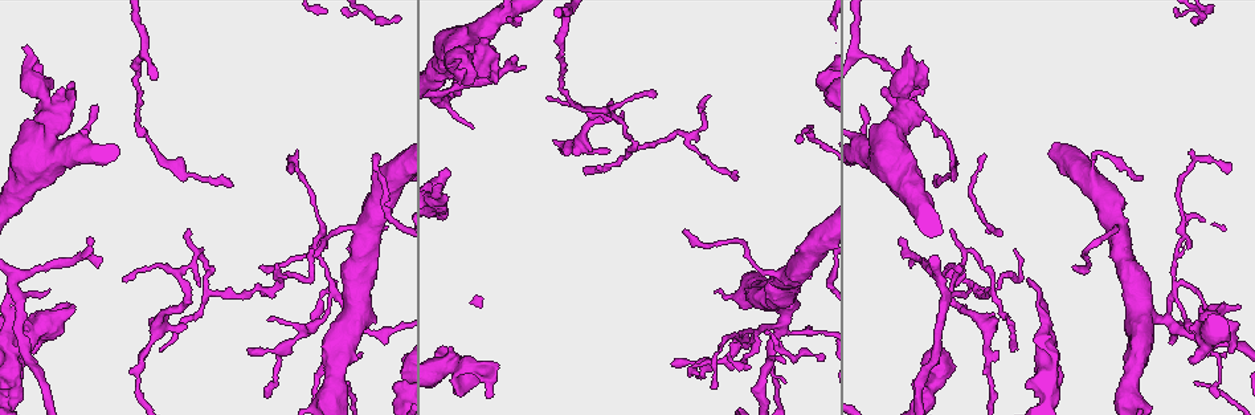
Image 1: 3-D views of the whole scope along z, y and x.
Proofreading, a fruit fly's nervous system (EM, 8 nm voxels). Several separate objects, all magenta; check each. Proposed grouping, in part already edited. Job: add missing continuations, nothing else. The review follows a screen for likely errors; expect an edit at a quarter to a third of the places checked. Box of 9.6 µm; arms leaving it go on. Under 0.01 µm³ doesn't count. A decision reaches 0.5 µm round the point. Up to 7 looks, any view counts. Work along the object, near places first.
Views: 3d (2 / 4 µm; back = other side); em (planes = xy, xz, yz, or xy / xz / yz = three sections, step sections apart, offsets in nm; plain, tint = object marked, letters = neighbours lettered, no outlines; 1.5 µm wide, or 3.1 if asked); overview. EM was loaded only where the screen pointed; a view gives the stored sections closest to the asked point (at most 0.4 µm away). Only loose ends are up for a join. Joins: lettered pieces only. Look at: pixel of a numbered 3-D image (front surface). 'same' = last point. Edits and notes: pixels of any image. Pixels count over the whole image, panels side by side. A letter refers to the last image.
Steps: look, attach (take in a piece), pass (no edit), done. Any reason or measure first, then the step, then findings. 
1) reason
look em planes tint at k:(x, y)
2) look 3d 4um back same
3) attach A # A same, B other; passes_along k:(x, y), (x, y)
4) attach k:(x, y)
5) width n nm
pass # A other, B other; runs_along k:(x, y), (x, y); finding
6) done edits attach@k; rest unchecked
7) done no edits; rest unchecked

tapers out
look em xz step 4 tint at 1:(1216, 398)

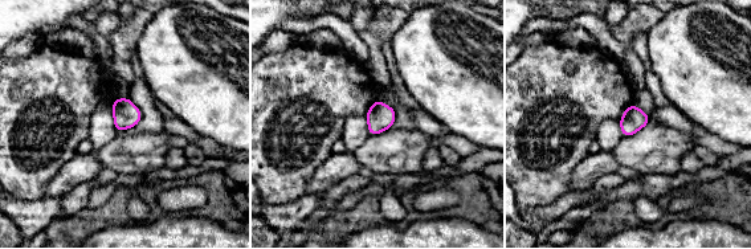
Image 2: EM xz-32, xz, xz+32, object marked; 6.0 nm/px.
another direction
look em planes tint same

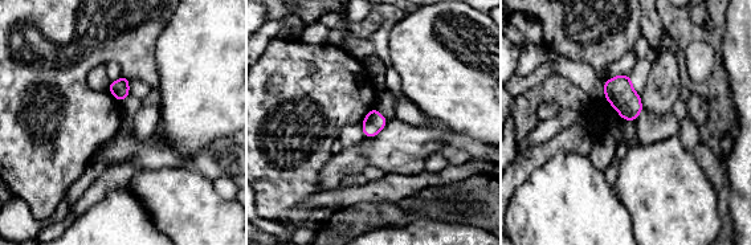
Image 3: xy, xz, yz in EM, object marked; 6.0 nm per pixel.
what lies round it
look em planes letters same

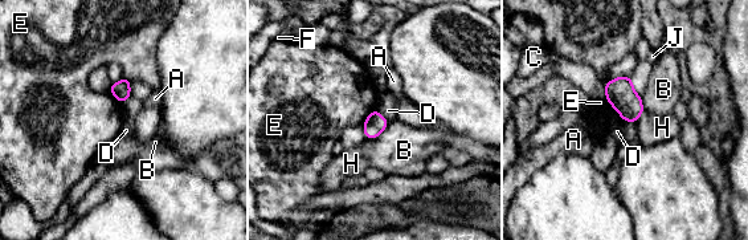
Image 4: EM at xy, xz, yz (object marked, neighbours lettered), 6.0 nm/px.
width 130 nm
pass # A other, B other, C other, D other, E other, F other, H other, J other; border 4:(634, 121), (628, 123); no lettered piece goes on from it

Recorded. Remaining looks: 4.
branch stops here
look 3d 2um at 1:(732, 369)

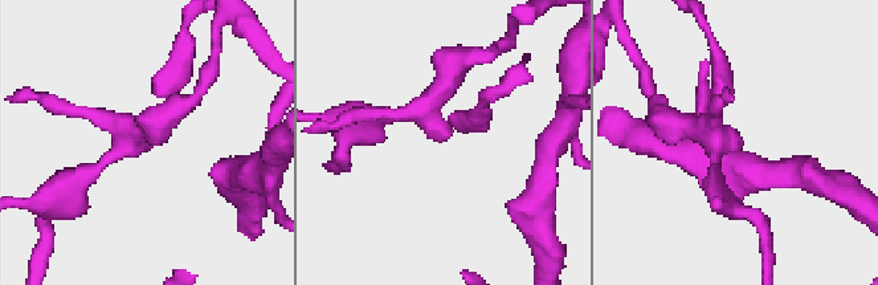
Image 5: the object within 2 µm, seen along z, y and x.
need the tissue
look em yz step 8 tint at 5:(459, 128)

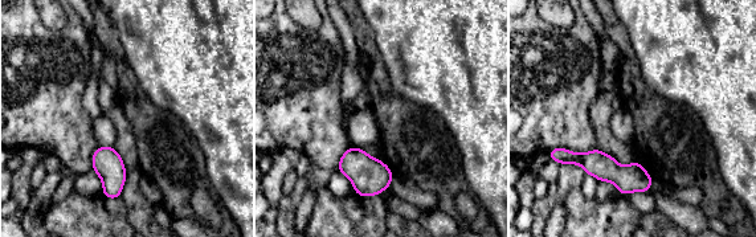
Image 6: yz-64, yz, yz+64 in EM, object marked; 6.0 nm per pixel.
look em yz step 8 letters same

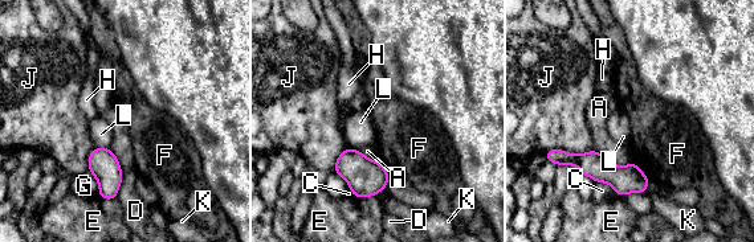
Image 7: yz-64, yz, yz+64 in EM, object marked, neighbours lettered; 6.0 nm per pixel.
pass # A other, C other, D other, E other, F other, G other, H other, J other, K other, L other; border 7:(632, 161), (649, 180); no lettered piece goes on from it

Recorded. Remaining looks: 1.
done no edits; rest unchecked

